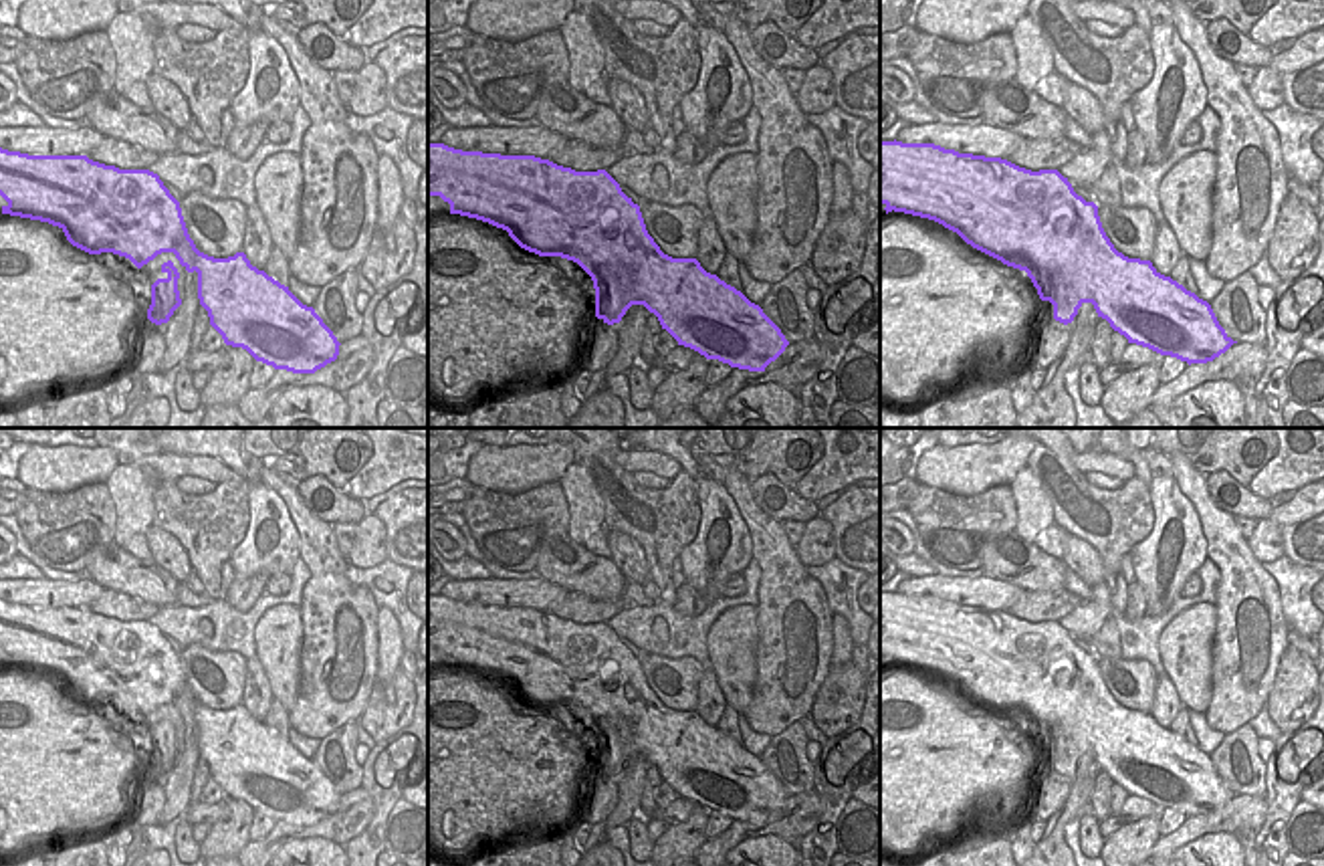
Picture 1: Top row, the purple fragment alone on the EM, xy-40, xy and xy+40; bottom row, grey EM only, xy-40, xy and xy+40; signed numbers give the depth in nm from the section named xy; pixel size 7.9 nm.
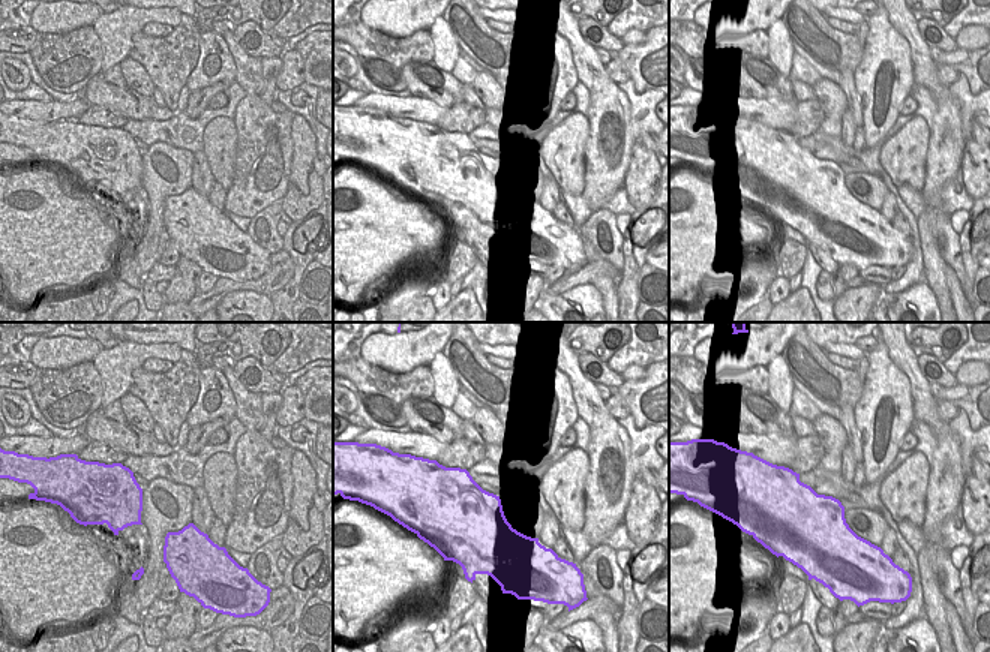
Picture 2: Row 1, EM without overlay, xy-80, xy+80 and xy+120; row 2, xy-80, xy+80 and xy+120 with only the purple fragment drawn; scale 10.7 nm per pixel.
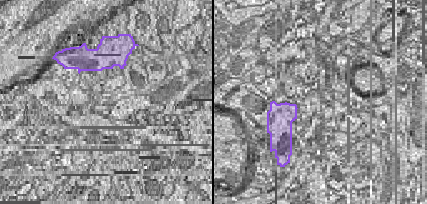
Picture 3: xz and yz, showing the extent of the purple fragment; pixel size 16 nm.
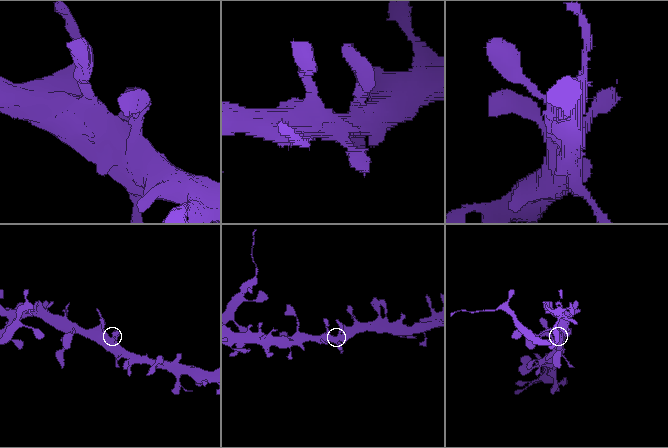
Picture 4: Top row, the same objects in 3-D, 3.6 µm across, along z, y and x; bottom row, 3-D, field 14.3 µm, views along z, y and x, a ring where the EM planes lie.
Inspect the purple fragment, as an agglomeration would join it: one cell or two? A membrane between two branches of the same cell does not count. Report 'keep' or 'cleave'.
keep

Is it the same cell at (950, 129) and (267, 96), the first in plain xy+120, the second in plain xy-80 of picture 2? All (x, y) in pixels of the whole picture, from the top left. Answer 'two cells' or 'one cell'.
two cells

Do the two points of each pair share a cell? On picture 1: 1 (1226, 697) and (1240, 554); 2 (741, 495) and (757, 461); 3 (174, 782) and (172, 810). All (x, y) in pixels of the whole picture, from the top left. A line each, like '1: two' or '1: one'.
1: one
2: two
3: one

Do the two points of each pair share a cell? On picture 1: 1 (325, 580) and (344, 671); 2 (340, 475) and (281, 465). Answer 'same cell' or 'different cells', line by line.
1: same cell
2: same cell

